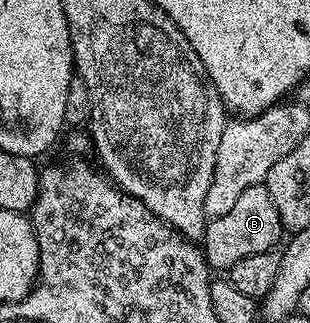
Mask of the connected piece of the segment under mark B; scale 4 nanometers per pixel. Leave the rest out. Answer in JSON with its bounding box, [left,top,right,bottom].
[201,184,284,271]

